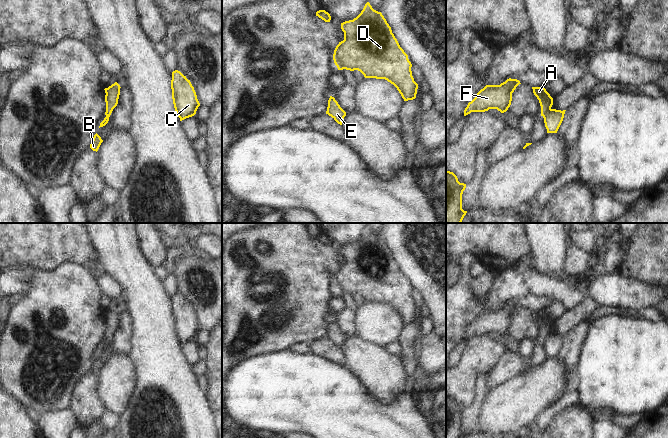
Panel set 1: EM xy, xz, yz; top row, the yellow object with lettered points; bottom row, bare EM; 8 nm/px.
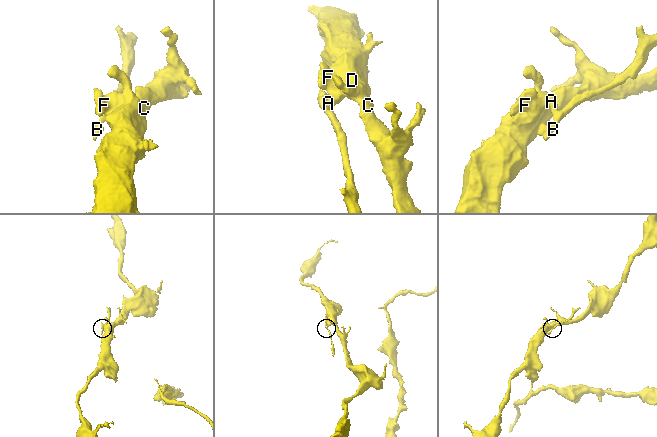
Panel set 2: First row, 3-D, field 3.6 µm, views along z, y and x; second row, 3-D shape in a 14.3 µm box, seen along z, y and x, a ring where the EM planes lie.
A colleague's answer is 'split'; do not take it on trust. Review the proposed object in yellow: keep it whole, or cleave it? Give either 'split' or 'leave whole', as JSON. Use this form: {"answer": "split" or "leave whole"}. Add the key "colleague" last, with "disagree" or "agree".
{"answer": "split", "colleague": "agree"}

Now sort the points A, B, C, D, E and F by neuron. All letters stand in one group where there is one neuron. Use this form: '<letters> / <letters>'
A C D F / B E

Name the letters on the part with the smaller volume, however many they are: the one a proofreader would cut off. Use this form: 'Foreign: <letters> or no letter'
Foreign: B, E

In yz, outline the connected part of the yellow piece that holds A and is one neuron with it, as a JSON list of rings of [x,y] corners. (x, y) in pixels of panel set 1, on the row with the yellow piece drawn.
[[[532,87],[534,95],[539,100],[541,106],[541,116],[546,116],[553,105],[553,98],[544,87]]]

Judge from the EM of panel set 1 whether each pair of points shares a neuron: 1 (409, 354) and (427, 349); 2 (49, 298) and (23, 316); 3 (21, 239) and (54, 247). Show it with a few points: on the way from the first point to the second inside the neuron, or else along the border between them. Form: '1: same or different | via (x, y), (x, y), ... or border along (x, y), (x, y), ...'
1: different | border along (417, 344), (418, 350)
2: same | via (43, 304), (38, 309), (34, 309), (29, 313)
3: same | via (29, 239), (46, 239)

